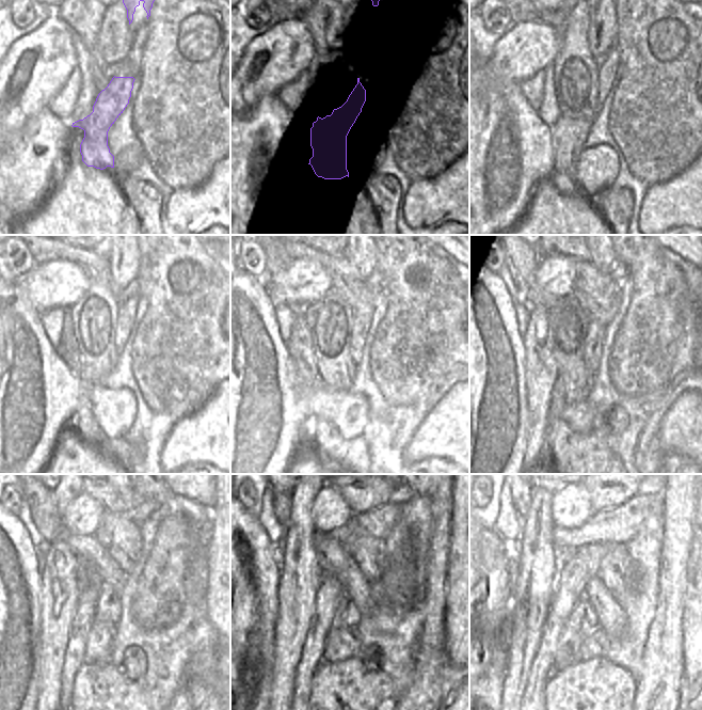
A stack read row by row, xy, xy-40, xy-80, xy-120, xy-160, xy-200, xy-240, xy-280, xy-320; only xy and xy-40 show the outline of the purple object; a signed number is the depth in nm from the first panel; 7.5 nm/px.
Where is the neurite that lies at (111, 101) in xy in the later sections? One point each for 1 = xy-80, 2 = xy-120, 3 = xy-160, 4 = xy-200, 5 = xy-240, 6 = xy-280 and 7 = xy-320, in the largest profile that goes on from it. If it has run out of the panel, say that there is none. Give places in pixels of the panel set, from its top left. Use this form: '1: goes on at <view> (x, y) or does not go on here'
1: goes on at xy-80 (568, 136)
2: goes on at xy-120 (83, 417)
3: goes on at xy-160 (334, 451)
4: goes on at xy-200 (571, 452)
5: goes on at xy-240 (100, 691)
6: goes on at xy-280 (348, 691)
7: goes on at xy-320 (595, 691)

